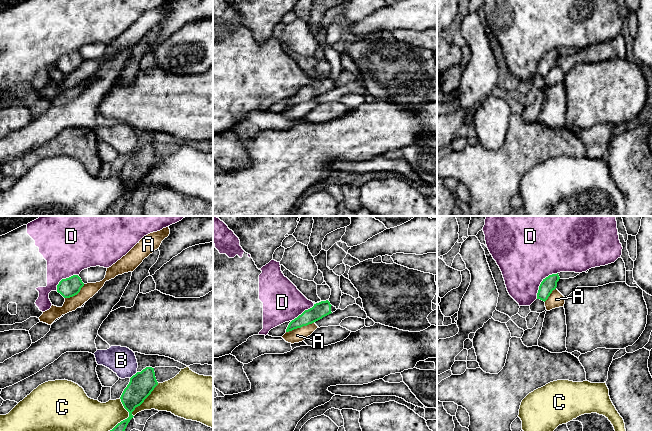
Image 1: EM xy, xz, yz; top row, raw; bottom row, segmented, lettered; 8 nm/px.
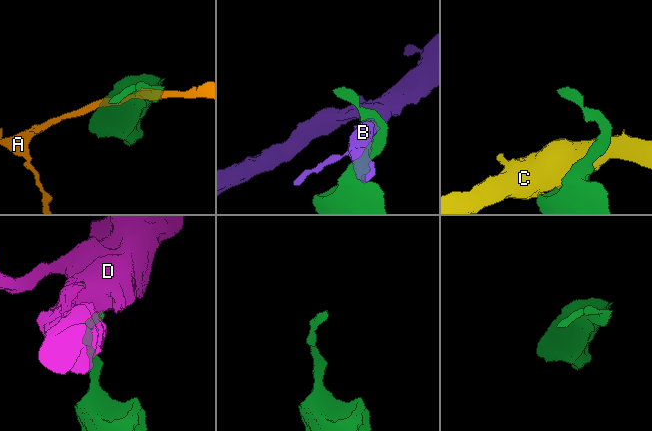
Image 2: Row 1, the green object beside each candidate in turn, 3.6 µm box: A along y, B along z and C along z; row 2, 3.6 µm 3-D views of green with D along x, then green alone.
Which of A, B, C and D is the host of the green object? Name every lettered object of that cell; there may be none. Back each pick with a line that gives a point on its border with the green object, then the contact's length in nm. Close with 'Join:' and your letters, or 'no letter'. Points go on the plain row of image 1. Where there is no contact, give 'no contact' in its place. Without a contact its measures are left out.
Join: no letter

